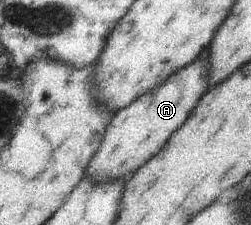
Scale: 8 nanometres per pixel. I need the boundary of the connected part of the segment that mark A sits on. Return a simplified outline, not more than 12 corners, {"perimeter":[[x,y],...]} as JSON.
{"perimeter":[[207,59],[118,110],[87,175],[129,178],[211,88]]}

